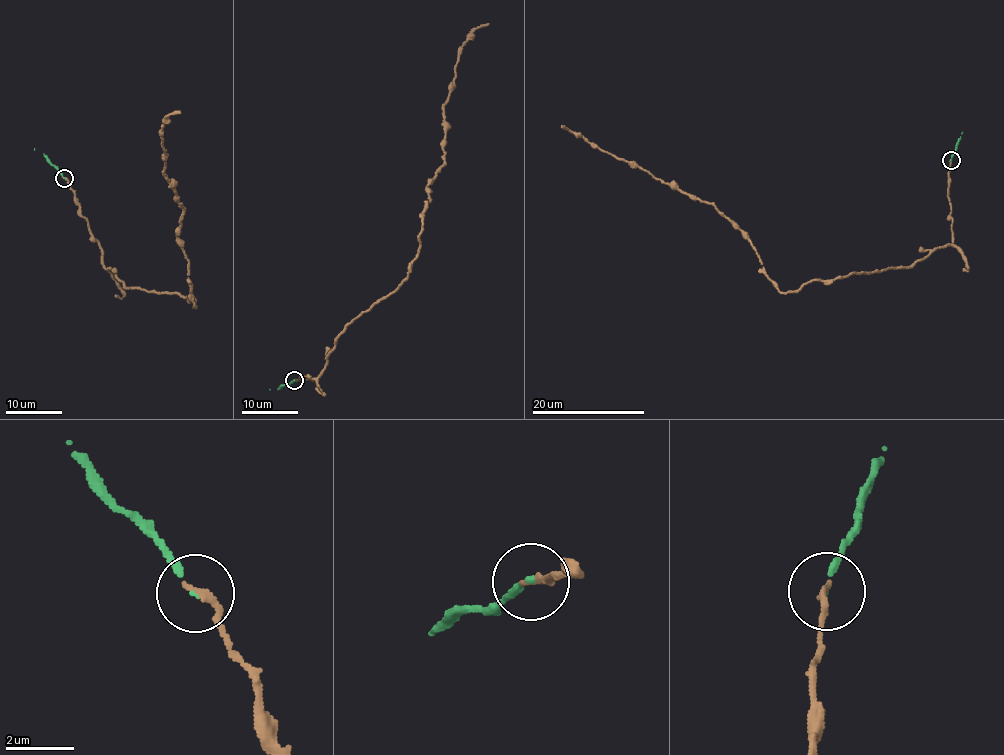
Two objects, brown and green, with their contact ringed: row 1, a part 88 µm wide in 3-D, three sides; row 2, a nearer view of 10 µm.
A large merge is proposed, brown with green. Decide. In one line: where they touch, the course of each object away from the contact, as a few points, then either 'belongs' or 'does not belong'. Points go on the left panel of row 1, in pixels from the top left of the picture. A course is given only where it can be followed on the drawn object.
place (64, 178); course brown (64, 178), (105, 267), (128, 288), (176, 292), (195, 307), (159, 132), (180, 110); course green (64, 178), (35, 149); belongs

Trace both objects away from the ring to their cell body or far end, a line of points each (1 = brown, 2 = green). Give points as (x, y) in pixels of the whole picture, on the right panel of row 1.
1: (951, 160), (951, 244), (903, 267), (810, 281), (782, 293), (755, 249), (711, 204), (561, 125)
2: (951, 160), (962, 132)

